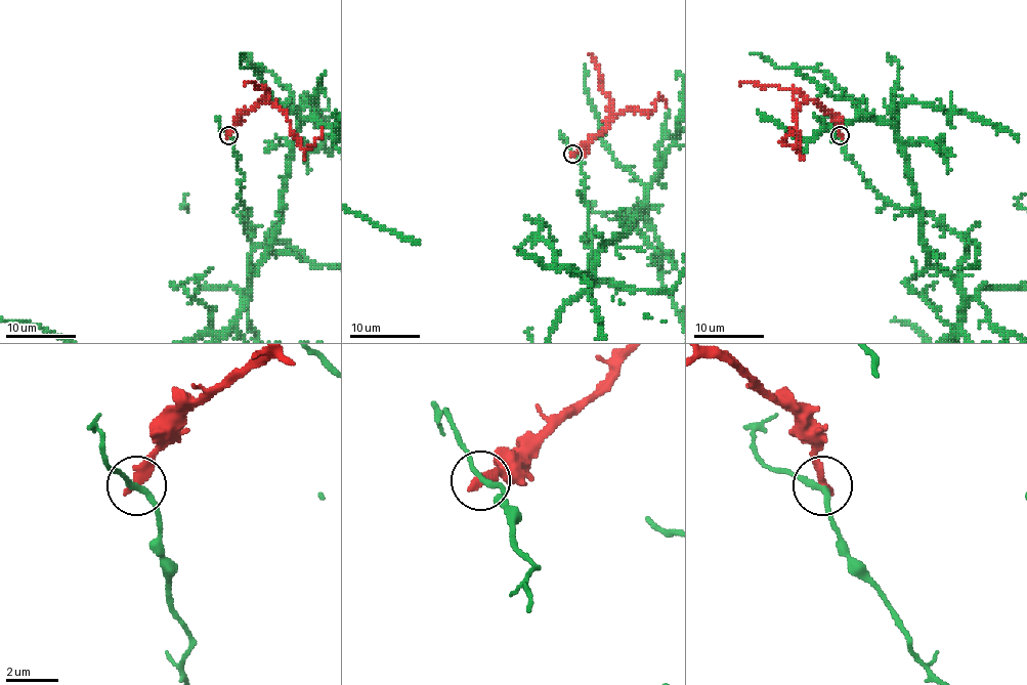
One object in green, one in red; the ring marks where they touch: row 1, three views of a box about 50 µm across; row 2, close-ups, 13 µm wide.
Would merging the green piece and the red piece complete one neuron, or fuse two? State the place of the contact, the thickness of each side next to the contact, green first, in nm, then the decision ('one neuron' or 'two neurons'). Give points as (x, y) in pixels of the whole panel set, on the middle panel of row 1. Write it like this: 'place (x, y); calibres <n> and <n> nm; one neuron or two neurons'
place (572, 154); calibres 200 and 340 nm; two neurons

